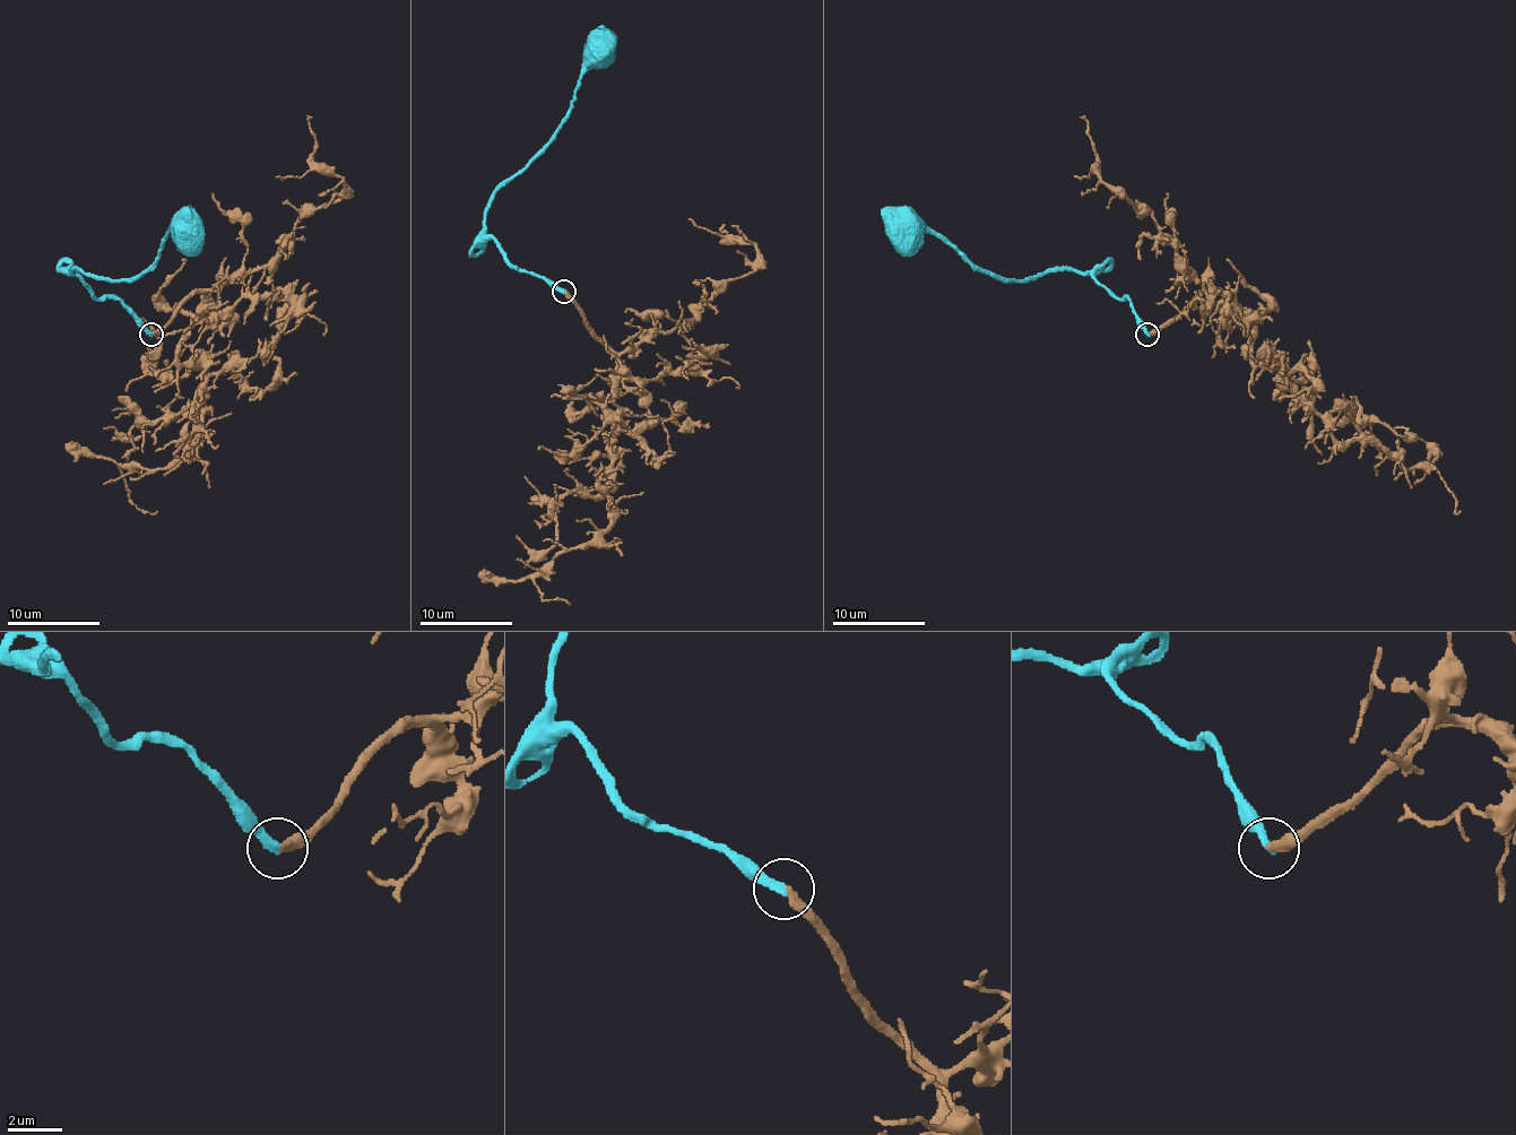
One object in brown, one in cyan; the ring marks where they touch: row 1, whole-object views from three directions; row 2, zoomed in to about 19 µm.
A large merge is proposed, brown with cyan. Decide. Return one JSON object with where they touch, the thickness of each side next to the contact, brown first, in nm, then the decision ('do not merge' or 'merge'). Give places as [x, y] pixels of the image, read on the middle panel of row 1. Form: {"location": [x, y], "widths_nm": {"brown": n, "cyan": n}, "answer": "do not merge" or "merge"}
{"location": [563, 292], "widths_nm": {"brown": 360, "cyan": 360}, "answer": "merge"}

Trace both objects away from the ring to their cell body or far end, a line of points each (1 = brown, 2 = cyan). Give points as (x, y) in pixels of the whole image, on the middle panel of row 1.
1: (565, 291), (616, 364), (590, 397), (616, 427), (609, 523), (533, 580), (570, 605)
2: (563, 291), (517, 270), (484, 233), (484, 217), (490, 198), (547, 143), (570, 109), (586, 55), (594, 48)

